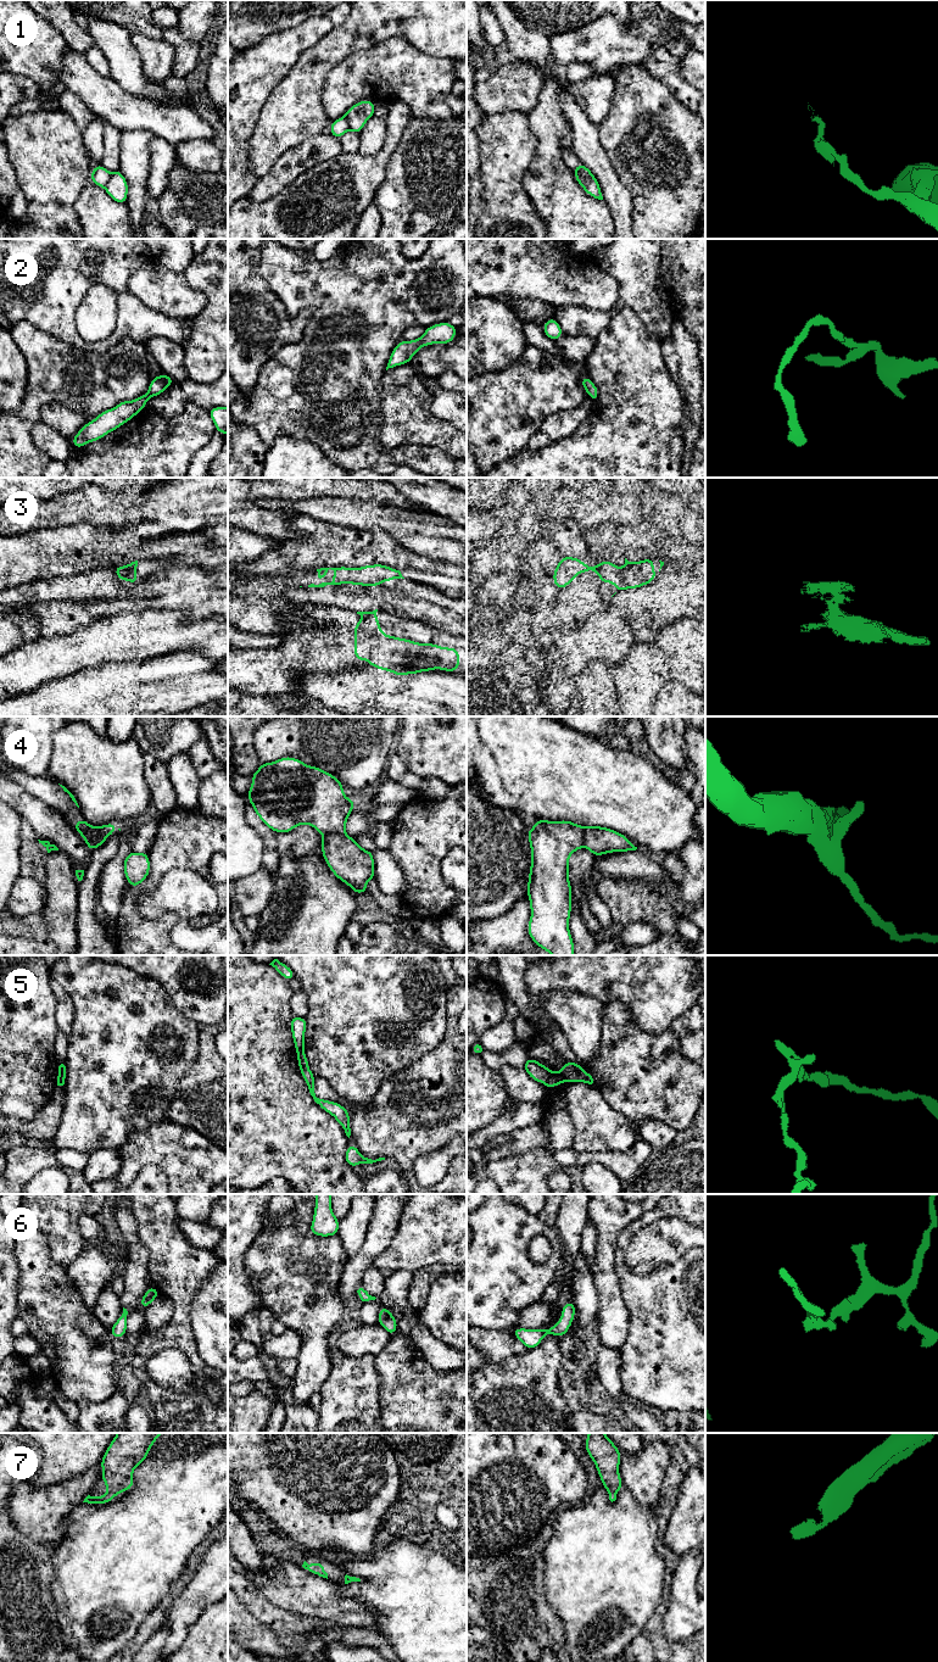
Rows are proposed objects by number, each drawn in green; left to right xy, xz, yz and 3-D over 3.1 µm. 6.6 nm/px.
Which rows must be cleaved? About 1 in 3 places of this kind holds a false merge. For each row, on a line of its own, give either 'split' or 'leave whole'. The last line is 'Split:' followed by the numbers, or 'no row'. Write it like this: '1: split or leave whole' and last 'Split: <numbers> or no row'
1: split
2: leave whole
3: split
4: split
5: split
6: leave whole
7: leave whole
Split: 1, 3, 4, 5

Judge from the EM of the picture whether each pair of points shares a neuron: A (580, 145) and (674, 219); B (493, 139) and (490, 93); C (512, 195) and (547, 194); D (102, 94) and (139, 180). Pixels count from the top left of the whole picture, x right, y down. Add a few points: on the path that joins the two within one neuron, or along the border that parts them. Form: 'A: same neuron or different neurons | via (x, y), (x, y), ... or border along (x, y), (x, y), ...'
A: different neurons | border along (603, 149), (614, 172), (632, 199)
B: different neurons | border along (519, 110), (503, 110), (485, 115)
C: different neurons | border along (528, 167), (523, 177), (523, 188), (542, 219)
D: different neurons | border along (123, 132), (149, 130), (152, 133)

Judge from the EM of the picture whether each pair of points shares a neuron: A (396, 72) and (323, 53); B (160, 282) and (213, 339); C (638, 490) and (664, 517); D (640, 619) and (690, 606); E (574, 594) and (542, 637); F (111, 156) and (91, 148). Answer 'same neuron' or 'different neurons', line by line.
A: different neurons
B: different neurons
C: same neuron
D: same neuron
E: same neuron
F: different neurons

